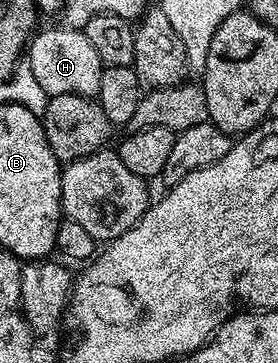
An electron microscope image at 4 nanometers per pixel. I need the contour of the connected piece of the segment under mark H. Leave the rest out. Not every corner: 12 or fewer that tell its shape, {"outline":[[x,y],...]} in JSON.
{"outline":[[42,27],[27,62],[48,97],[96,97],[103,65],[84,31]]}

